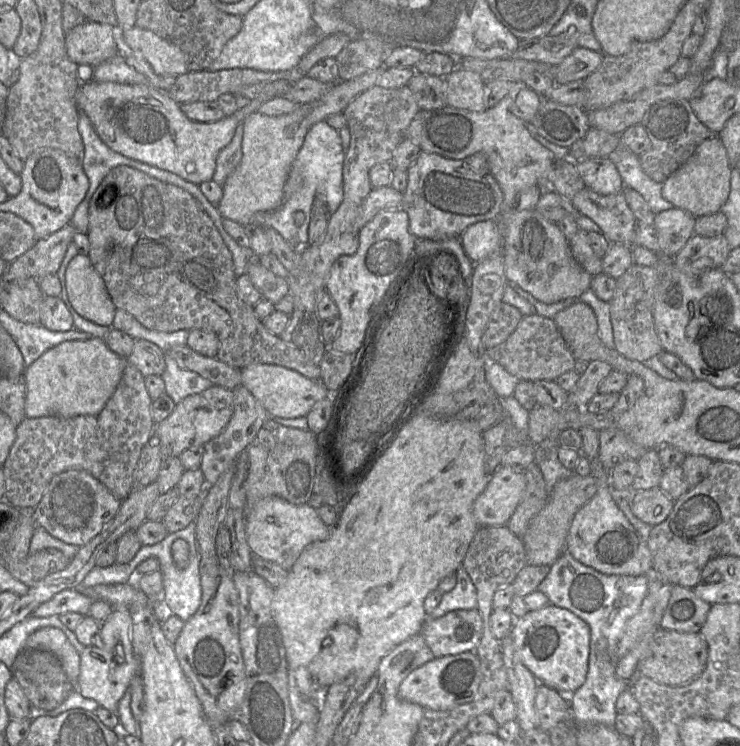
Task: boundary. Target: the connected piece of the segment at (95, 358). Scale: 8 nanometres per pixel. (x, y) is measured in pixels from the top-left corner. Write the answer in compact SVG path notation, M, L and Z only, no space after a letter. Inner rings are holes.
M101 338L65 341L50 348L24 373L26 417L75 417L98 414L115 392L126 367L126 359L114 353Z

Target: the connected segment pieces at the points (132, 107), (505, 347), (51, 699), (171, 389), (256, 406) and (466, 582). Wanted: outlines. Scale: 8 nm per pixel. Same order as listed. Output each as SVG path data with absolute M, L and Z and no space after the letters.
M88 80L81 82L77 90L77 105L88 116L100 139L113 151L200 185L213 179L218 155L232 140L237 126L264 102L284 96L294 83L268 82L263 93L246 107L212 123L190 120L167 93L151 85Z
M538 314L524 316L504 342L484 351L484 358L502 365L520 381L554 381L573 370L576 362L554 319Z
M24 650L12 667L13 677L17 679L30 703L36 707L51 710L58 707L76 688L68 679L60 660L53 653L44 650Z
M166 352L165 362L166 367L162 374L165 393L172 398L175 404L213 385L211 381L203 378L196 372L180 368L177 362Z
M243 385L233 390L233 414L223 431L204 444L204 452L200 469L204 475L207 486L212 486L218 478L236 463L239 455L246 450L253 441L263 423L270 417L264 406Z
M460 565L455 571L457 578L454 588L443 594L440 603L427 616L427 619L436 619L455 610L477 609L476 588L464 567Z

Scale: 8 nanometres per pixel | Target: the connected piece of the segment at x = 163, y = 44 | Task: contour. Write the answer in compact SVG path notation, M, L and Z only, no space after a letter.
M134 26L123 32L123 39L132 51L142 54L159 76L180 76L189 71L182 50L152 31Z

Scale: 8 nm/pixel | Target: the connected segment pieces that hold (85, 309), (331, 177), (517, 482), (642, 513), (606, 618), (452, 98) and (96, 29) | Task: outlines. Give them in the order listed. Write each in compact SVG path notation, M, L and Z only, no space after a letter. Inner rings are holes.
M78 253L67 266L65 278L73 309L91 322L111 327L117 308L88 255Z
M325 120L314 124L307 132L304 143L291 165L291 169L297 170L302 176L302 187L286 198L278 209L255 213L252 217L252 225L261 226L264 229L274 228L296 249L304 248L308 241L308 227L314 200L318 198L325 202L330 214L334 213L343 201L344 158L345 150L342 147L339 131L331 127ZM297 211L305 214L305 219L300 227L297 227L294 221L294 213ZM297 239L299 239L299 244L295 245Z
M500 465L489 476L485 489L474 501L473 517L479 527L506 525L520 502L524 490L525 478L523 472L516 472L510 467Z
M659 487L643 491L631 491L630 509L644 523L655 526L670 514L675 500L667 496Z
M564 552L550 566L537 591L547 596L549 605L569 610L590 627L588 673L583 685L569 696L571 720L576 724L600 724L614 728L617 699L628 689L628 685L616 676L616 647L627 621L639 611L648 594L646 577L605 575Z
M458 66L444 82L446 105L472 112L487 108L486 83L476 72Z
M84 21L65 35L69 58L78 66L95 67L120 54L108 24Z

